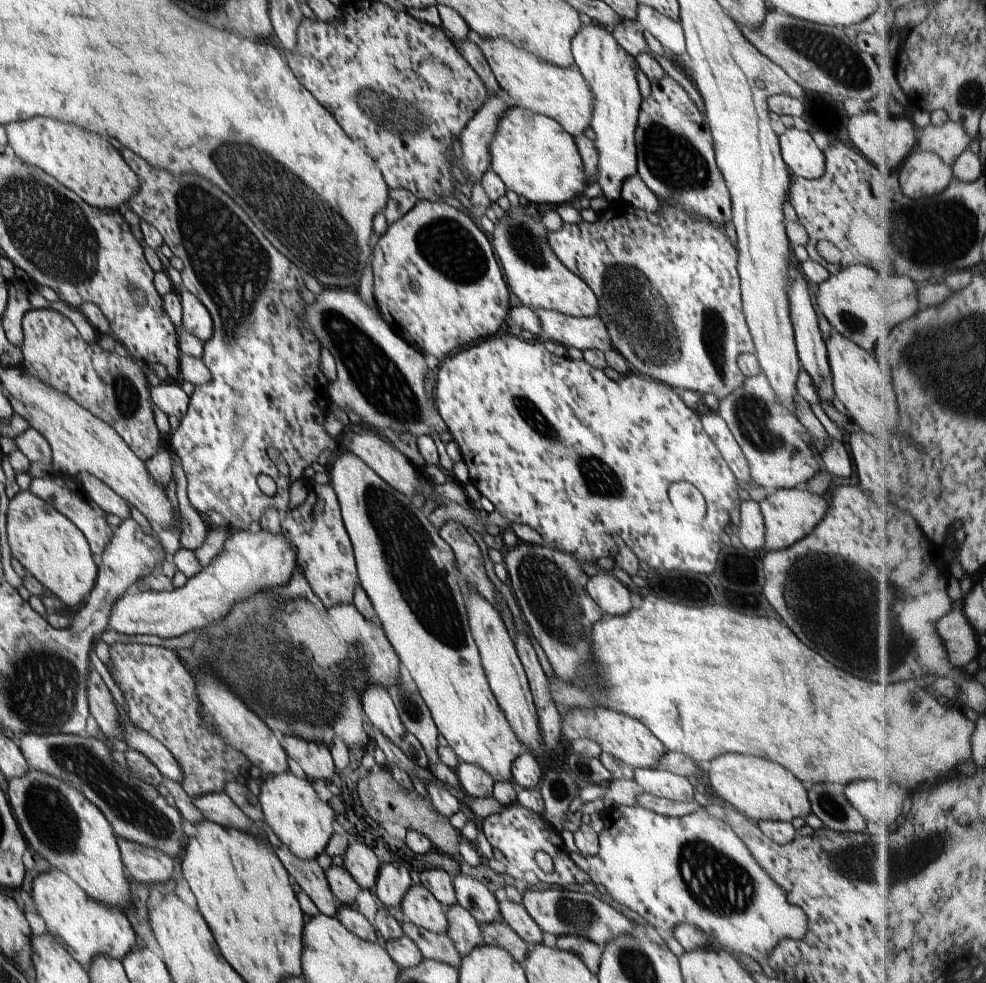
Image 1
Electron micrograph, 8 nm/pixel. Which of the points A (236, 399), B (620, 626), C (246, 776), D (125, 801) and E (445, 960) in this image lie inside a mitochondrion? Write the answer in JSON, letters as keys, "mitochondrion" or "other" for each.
{"A":"mitochondrion","B":"other","C":"other","D":"mitochondrion","E":"other"}

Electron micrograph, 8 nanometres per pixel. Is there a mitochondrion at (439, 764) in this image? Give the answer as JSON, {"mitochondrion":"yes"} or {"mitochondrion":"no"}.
{"mitochondrion":"no"}

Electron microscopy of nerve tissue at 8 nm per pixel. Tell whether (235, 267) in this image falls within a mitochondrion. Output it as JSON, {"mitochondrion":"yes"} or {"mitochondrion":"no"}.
{"mitochondrion":"yes"}

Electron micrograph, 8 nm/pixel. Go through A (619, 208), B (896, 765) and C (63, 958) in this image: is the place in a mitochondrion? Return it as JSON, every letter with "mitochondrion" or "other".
{"A":"other","B":"other","C":"other"}

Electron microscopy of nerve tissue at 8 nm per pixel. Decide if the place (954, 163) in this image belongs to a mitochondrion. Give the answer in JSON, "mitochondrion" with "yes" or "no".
{"mitochondrion":"no"}

